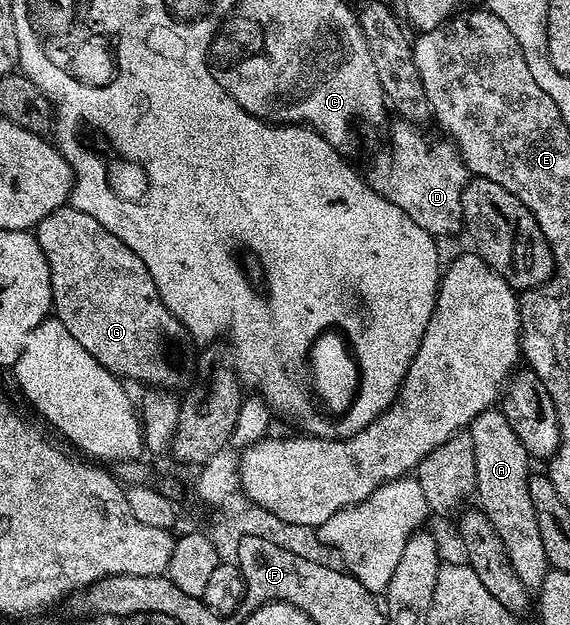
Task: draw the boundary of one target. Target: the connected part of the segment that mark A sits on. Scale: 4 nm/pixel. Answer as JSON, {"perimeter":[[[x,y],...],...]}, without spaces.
{"perimeter":[[[496,407],[475,417],[470,432],[474,439],[475,496],[480,497],[478,508],[490,523],[494,523],[494,531],[498,531],[498,539],[502,539],[502,547],[506,547],[510,567],[514,567],[518,579],[522,579],[526,586],[538,587],[546,579],[550,566],[542,547],[542,535],[538,532],[534,503],[530,503],[530,458],[526,447],[522,447],[522,439],[514,435],[514,427],[510,427],[506,415]]]}

